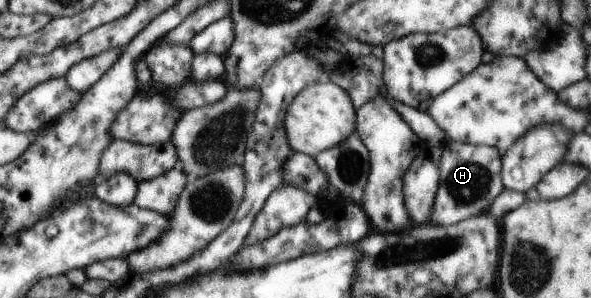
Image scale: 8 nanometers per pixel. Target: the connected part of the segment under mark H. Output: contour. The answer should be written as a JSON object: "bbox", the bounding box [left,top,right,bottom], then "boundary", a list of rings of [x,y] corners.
{"bbox":[431,138,502,226],"boundary":[[[445,138],[439,147],[438,165],[441,182],[431,210],[432,225],[450,226],[462,222],[464,218],[484,213],[502,190],[500,156],[494,147]]]}

